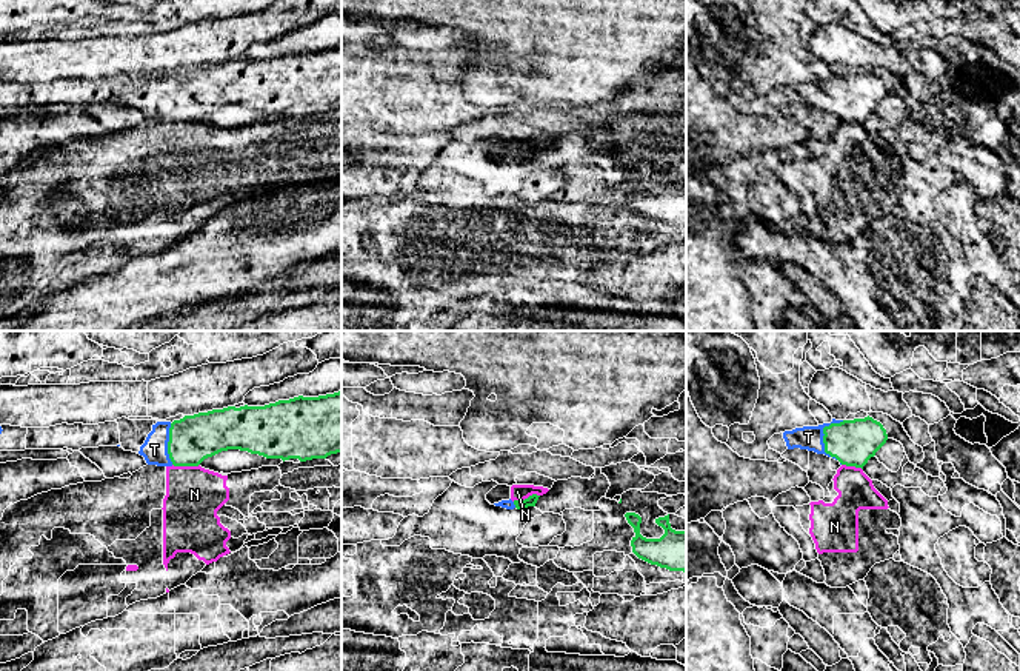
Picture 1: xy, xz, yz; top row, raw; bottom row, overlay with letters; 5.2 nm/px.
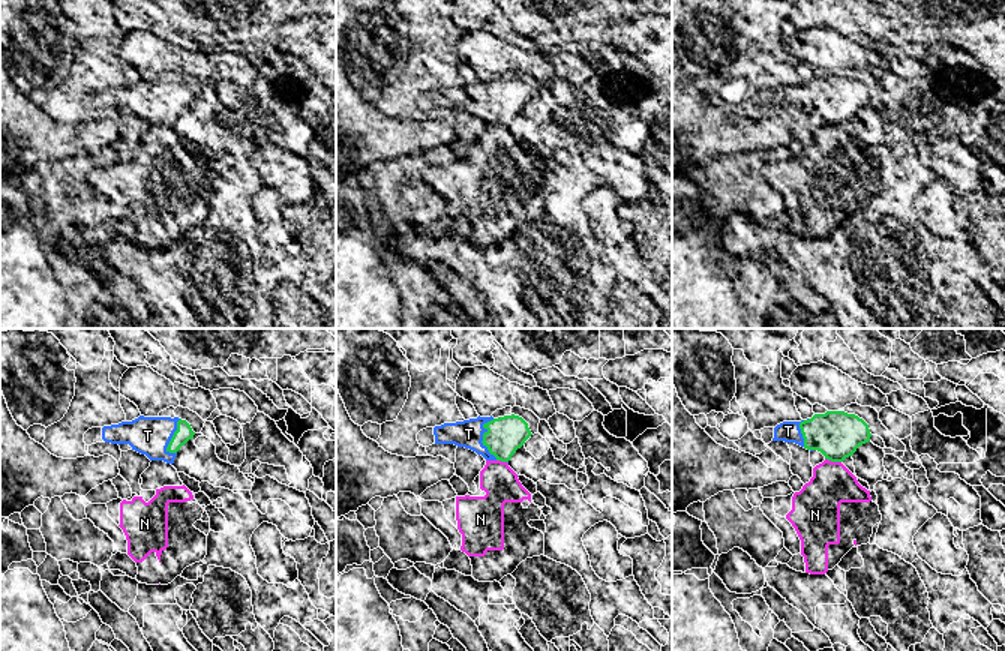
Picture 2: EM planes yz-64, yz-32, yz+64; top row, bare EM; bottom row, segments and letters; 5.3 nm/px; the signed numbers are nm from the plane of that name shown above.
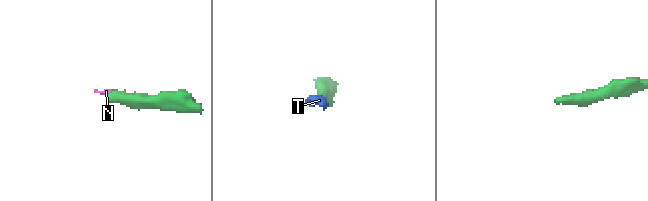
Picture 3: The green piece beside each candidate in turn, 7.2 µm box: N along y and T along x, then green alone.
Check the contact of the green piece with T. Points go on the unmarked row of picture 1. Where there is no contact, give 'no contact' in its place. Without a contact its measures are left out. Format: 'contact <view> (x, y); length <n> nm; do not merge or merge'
contact yz (823, 91); length 220 nm; merge

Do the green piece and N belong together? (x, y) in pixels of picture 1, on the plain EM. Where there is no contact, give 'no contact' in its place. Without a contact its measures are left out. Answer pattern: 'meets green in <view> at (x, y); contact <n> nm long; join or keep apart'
meets green in xy at (186, 120); contact 140 nm long; keep apart

